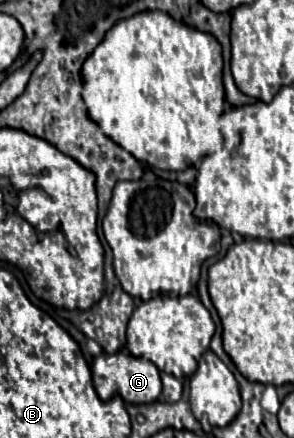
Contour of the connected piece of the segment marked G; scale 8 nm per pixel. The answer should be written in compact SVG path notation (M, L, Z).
M101 353L95 361L93 361L93 385L97 395L103 401L109 401L113 395L119 395L125 403L153 403L159 399L161 395L161 377L159 377L159 369L147 361L147 359L139 359L133 355L125 355L125 353L115 353L115 355L105 355Z

